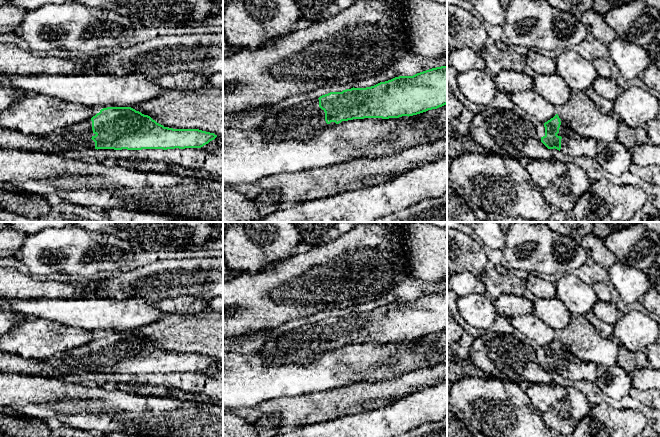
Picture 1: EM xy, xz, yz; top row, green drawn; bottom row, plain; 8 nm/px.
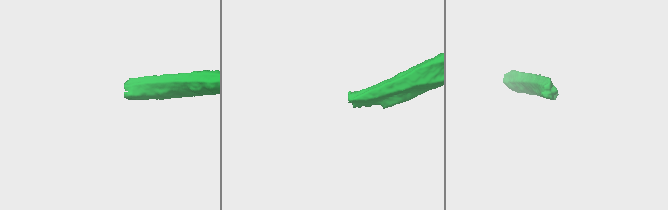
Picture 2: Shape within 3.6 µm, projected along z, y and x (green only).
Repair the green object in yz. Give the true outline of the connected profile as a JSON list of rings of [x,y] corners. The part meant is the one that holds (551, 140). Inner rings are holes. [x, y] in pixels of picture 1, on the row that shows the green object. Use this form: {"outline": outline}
{"outline": [[[556,114],[544,123],[545,135],[541,142],[548,149],[557,149],[565,155],[595,158],[598,141],[585,138],[569,128]]]}

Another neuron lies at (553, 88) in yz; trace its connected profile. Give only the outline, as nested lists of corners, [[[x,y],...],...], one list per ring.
[[[536,73],[532,77],[532,89],[535,93],[556,107],[565,104],[572,90],[557,74],[547,75]]]

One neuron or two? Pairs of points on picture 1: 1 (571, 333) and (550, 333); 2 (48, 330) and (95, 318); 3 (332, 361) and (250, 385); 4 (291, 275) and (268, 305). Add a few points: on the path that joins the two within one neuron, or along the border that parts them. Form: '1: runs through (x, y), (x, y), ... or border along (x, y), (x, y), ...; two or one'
1: border along (556, 331), (557, 337); two
2: border along (44, 319), (78, 326), (90, 331); two
3: runs through (312, 377), (270, 381); one
4: runs through (282, 283), (275, 290), (268, 290), (266, 296); one

